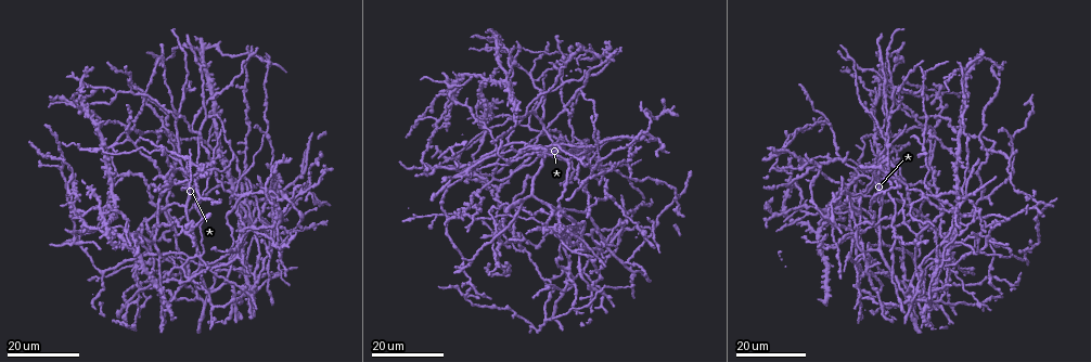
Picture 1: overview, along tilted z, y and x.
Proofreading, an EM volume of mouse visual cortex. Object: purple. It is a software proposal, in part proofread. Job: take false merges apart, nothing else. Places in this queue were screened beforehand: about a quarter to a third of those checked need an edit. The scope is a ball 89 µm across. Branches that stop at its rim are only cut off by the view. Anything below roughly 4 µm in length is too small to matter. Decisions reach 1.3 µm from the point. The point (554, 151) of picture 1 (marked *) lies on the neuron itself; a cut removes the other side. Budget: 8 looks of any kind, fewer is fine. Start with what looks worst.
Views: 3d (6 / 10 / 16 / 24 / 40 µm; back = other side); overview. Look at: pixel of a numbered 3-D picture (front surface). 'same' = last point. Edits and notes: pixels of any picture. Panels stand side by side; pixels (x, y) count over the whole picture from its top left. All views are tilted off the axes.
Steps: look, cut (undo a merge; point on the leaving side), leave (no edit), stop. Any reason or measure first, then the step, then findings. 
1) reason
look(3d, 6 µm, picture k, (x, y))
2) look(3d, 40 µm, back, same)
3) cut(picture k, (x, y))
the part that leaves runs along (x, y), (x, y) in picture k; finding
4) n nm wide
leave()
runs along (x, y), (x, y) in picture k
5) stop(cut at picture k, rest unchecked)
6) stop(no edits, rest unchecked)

small branch off a trunk
look(3d, 24 µm, picture 1, (421, 169))

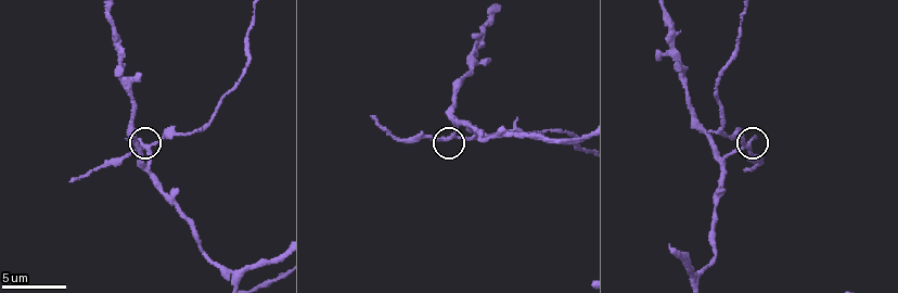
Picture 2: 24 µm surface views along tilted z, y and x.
zoom in
look(3d, 6 µm, picture 2, (744, 144))

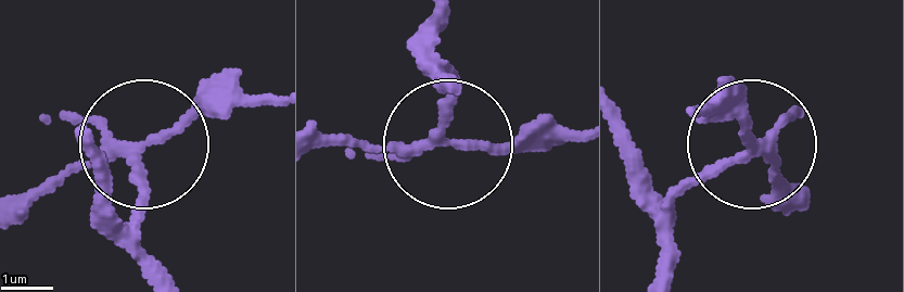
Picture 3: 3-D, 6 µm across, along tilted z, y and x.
side arm 8 µm
cut(picture 3, (183, 124))
the part that leaves runs along (122, 151), (274, 103) in picture 3; two neurons meet here

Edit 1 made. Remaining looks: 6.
looks like a crossing
look(3d, 16 µm, picture 1, (158, 222))

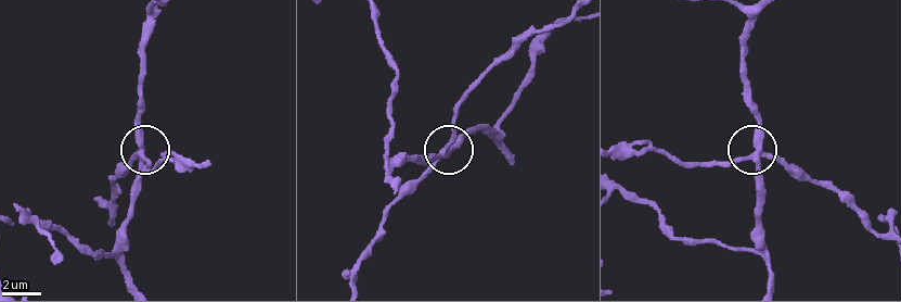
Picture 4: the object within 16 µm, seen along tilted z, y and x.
look(3d, 10 µm, picture 4, (447, 151))

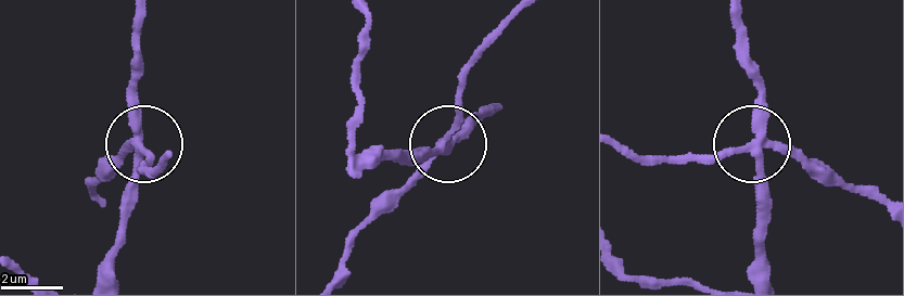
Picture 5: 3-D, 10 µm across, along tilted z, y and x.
zoom in
look(3d, 6 µm, picture 5, (747, 146))

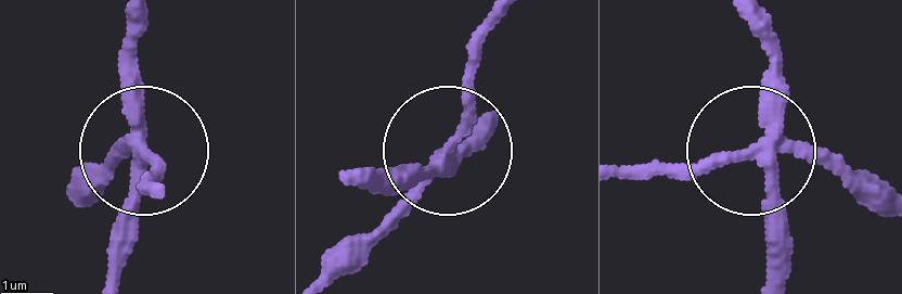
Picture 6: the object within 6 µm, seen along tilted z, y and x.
240 nm wide
leave()
runs along (485, 123), (438, 157), (476, 27) in picture 6; one neuron here

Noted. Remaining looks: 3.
small branch off a trunk
look(3d, 24 µm, picture 1, (837, 247))

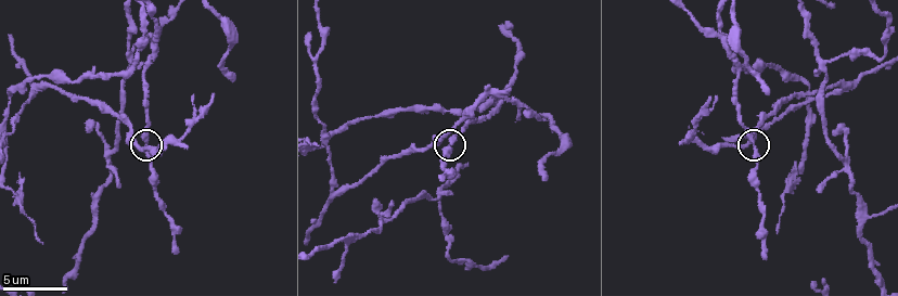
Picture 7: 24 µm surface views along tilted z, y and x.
look(3d, 10 µm, picture 7, (133, 145))

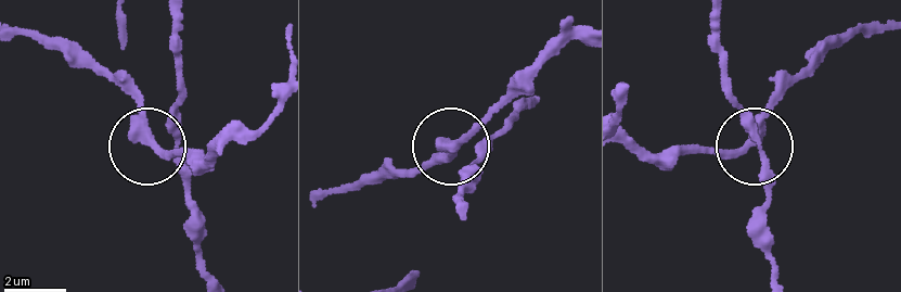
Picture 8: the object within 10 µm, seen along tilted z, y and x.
3 arms
leave()
runs along (174, 15), (177, 105), (166, 135), (149, 142), (195, 161) in picture 8; continuous, no second neuron

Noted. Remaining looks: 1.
stop(cut at picture 3, rest unchecked)

